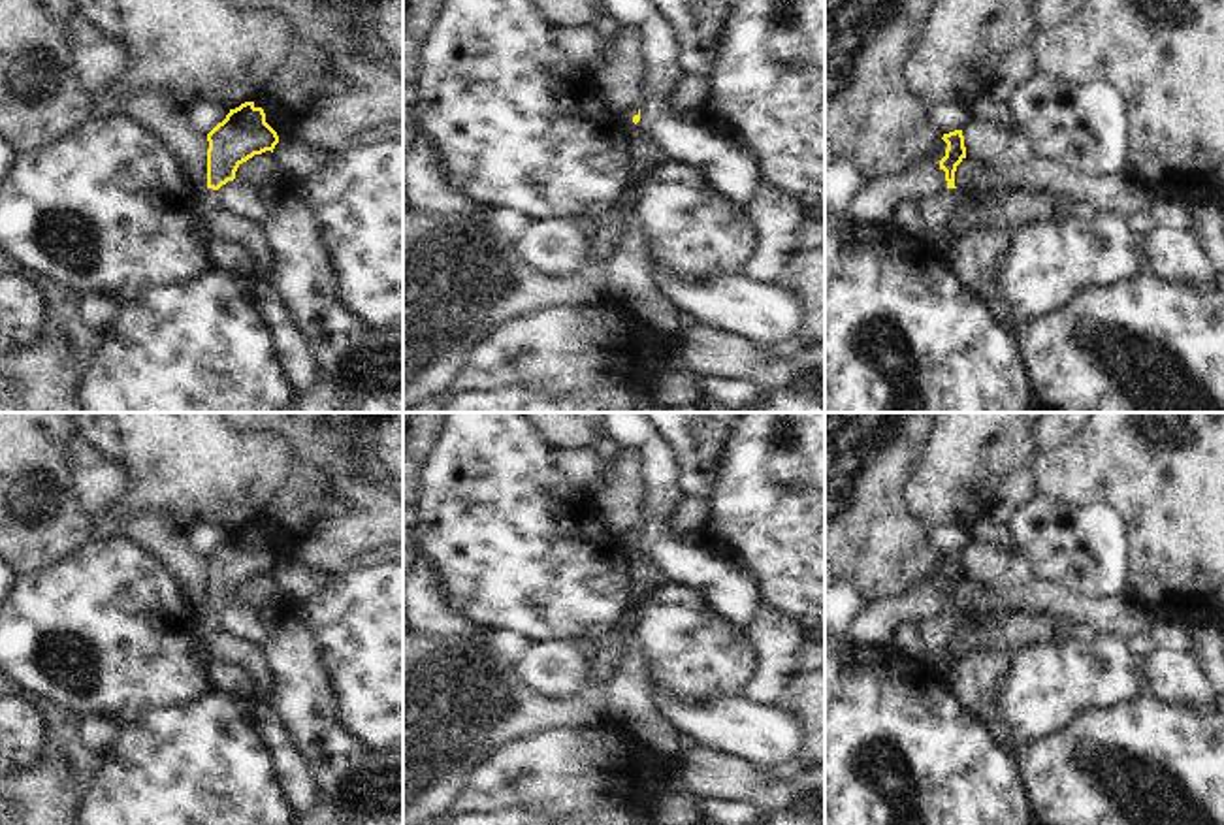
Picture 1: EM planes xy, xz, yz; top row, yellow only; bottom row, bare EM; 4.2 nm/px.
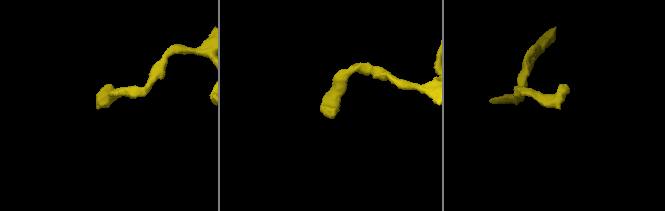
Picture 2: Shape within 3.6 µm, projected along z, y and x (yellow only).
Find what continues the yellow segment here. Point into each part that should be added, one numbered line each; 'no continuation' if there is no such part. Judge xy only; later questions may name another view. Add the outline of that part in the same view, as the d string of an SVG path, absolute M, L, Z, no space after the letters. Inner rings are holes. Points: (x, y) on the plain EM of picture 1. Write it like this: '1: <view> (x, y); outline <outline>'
1: xy (208, 622); outline M201 610L198 612L196 625L190 631L190 657L201 665L207 667L207 652L205 642L213 633L220 633L222 625L218 622L218 612L213 610Z

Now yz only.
1: yz (934, 631); outline M943 610L936 618L926 618L917 623L923 644L930 652L930 663L945 663L947 639L962 625L964 616L957 610Z

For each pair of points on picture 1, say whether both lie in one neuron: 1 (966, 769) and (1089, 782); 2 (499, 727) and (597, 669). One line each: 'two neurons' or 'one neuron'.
1: two neurons
2: one neuron

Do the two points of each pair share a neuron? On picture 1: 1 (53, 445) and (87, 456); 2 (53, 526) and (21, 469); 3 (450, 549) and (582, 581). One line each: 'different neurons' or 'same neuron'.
1: different neurons
2: same neuron
3: same neuron

